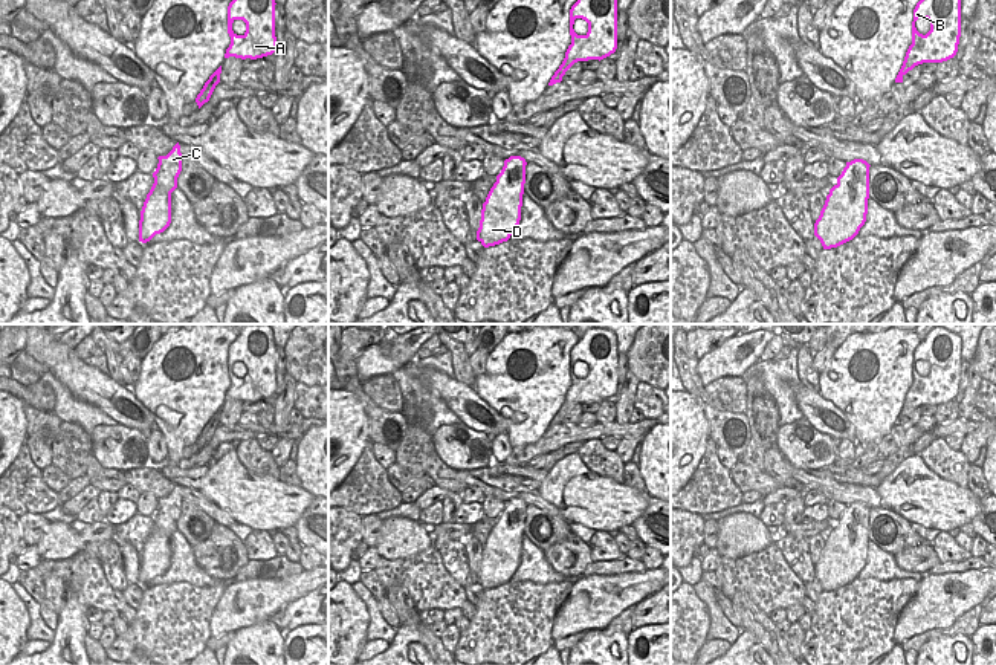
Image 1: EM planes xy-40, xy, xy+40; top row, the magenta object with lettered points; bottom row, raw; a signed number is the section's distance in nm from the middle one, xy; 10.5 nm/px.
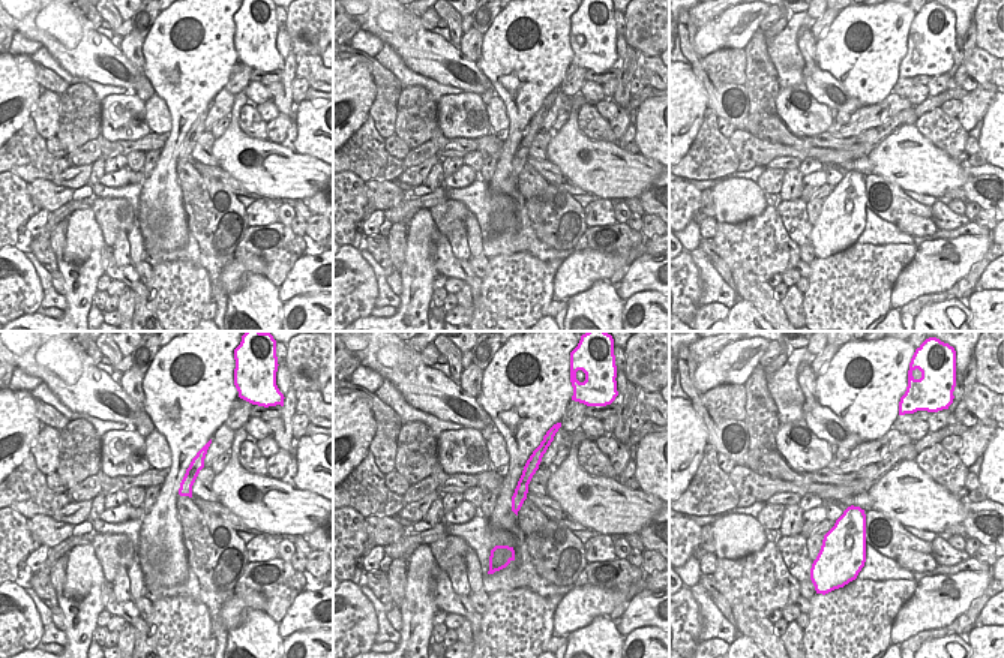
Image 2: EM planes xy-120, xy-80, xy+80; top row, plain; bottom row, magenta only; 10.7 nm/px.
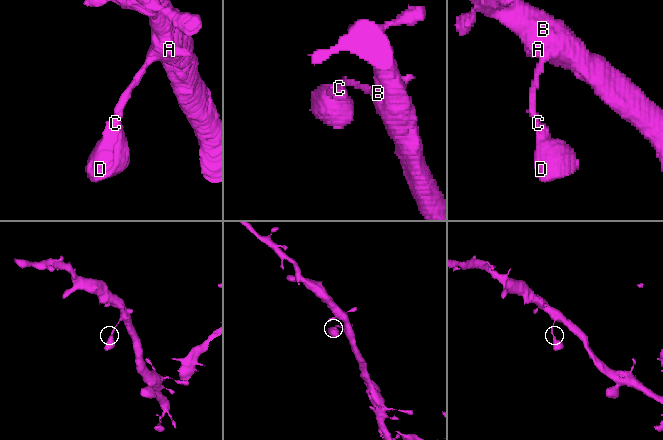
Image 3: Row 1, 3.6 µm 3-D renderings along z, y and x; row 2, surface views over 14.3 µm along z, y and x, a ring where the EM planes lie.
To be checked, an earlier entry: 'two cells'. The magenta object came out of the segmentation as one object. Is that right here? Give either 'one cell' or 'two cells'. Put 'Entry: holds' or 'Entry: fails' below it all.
one cell
Entry: fails

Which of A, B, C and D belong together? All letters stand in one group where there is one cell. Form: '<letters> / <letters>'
A B C D

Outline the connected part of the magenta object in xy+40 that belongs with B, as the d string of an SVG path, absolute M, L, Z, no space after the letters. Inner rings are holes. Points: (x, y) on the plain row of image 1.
M935 327L917 345L912 364L912 387L909 388L895 425L923 405L943 405L958 394L961 379L961 338L943 327ZM927 361L930 373L923 378L915 364Z

